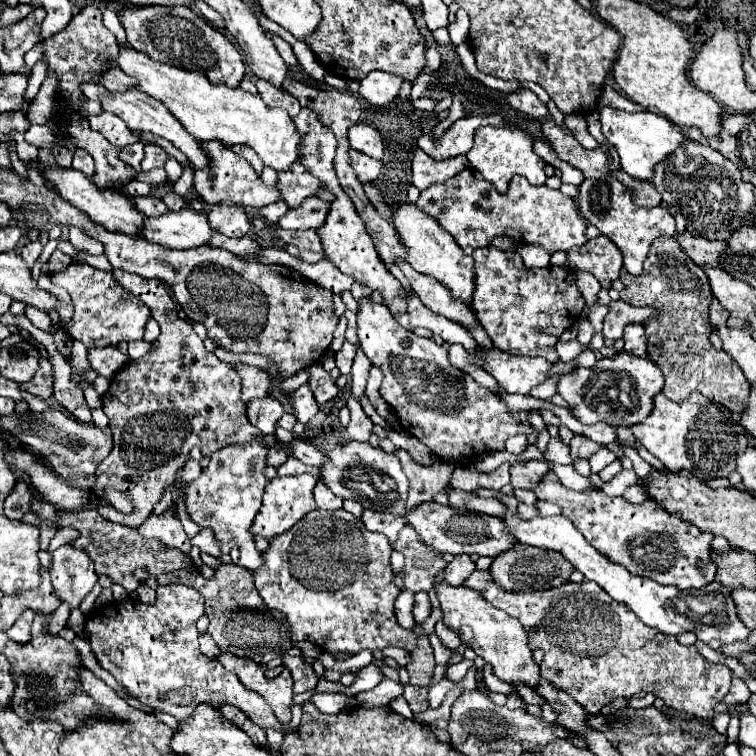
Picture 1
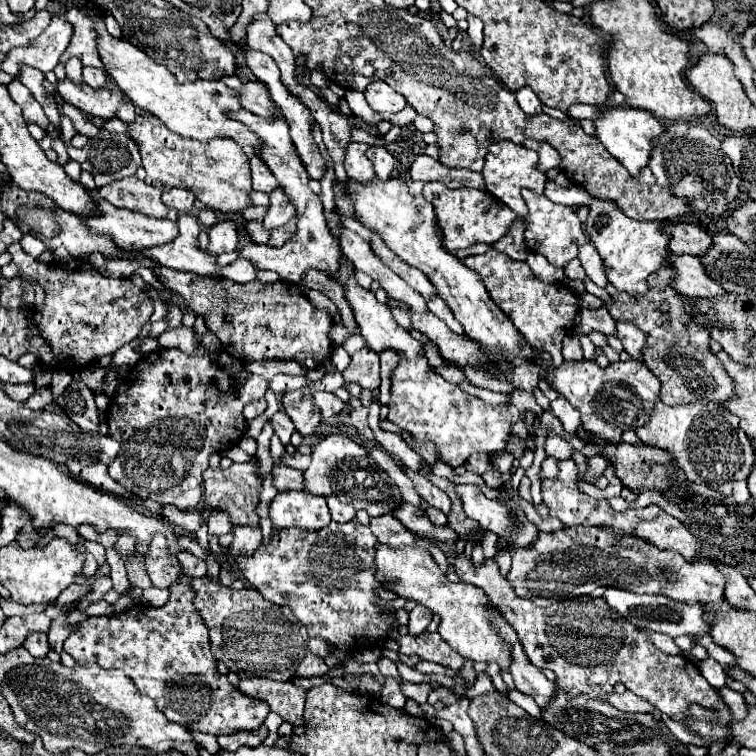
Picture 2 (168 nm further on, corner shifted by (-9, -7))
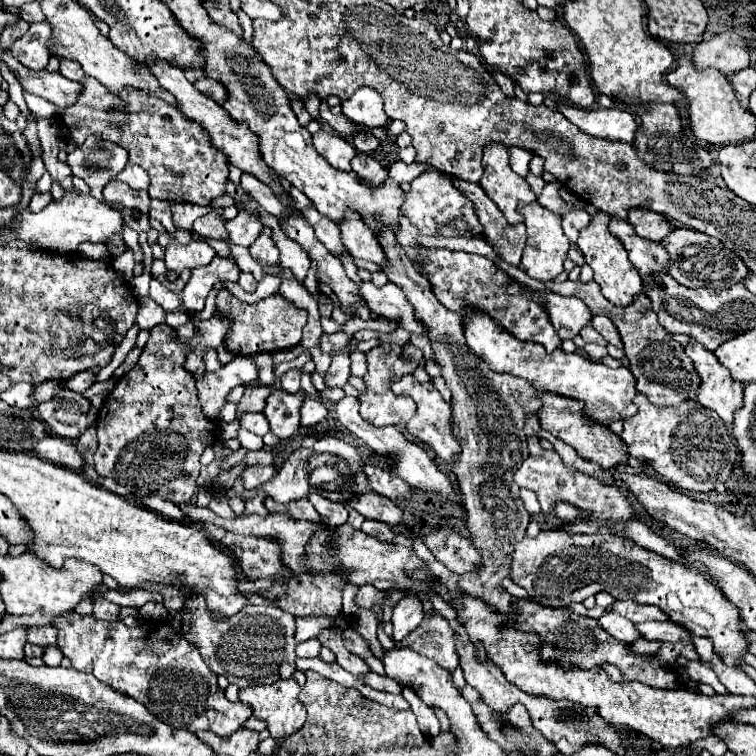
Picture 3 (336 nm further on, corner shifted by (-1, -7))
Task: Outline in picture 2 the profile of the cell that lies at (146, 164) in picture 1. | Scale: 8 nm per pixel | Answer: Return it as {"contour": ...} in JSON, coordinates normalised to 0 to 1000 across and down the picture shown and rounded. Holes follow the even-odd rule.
{"contour":[[[184,152],[179,163],[171,163],[171,173],[176,187],[181,187],[189,208],[189,224],[194,226],[194,234],[202,239],[213,239],[221,250],[224,247],[239,247],[253,250],[266,263],[269,271],[274,271],[282,279],[290,282],[319,282],[324,274],[332,274],[332,226],[329,226],[329,210],[321,202],[321,197],[306,187],[306,184],[279,184],[279,187],[255,187],[245,184],[229,173],[224,173],[208,155],[202,152]]]}

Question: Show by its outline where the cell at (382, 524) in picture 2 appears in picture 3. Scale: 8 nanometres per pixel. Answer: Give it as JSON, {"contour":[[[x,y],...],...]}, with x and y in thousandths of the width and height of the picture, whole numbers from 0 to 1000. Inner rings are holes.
{"contour":[[[480,689],[480,697],[478,702],[483,702],[485,708],[496,710],[496,713],[504,713],[504,716],[517,716],[520,713],[520,702],[515,694],[509,692],[501,692],[501,689]]]}

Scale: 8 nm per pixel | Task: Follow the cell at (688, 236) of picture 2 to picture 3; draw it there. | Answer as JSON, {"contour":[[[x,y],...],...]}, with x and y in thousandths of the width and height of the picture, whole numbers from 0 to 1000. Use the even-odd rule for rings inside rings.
{"contour":[[[840,274],[837,279],[832,279],[832,295],[837,298],[845,313],[853,313],[861,319],[874,319],[890,306],[890,298],[877,284],[866,279],[853,279],[851,274],[848,276]]]}

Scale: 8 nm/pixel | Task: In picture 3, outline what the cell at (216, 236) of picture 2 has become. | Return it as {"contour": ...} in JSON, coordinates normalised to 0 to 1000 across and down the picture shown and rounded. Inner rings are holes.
{"contour":[[[226,316],[218,327],[218,351],[224,358],[231,358],[234,364],[239,364],[242,356],[276,351],[282,340],[284,329],[274,319],[253,319],[247,324],[239,324],[231,316]]]}

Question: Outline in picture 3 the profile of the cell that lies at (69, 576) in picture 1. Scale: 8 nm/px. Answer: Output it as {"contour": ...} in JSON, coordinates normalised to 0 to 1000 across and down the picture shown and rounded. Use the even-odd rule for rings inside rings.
{"contour":[[[60,856],[60,866],[57,866],[57,877],[60,880],[67,880],[67,882],[75,882],[81,877],[83,866],[75,856]]]}

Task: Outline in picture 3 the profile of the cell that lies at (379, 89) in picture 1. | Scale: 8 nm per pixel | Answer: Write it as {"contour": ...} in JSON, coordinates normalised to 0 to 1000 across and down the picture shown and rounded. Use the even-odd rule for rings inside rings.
{"contour":[[[488,115],[472,118],[470,126],[464,131],[459,131],[451,142],[454,142],[454,152],[462,160],[480,165],[485,171],[507,168],[512,163],[512,155],[507,147],[507,134],[504,134],[501,123]]]}

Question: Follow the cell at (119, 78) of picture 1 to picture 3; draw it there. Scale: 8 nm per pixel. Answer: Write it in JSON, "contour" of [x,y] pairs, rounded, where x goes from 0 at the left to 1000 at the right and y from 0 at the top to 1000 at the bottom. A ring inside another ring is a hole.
{"contour":[[[81,78],[81,89],[78,89],[78,97],[81,97],[81,99],[86,99],[89,104],[94,104],[94,107],[107,107],[107,104],[112,102],[112,97],[110,97],[107,86],[97,83],[94,78]]]}

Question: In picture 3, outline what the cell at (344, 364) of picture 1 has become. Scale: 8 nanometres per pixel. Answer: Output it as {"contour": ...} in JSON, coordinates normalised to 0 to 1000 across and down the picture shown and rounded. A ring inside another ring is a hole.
{"contour":[[[470,464],[464,470],[464,496],[472,496],[472,499],[480,499],[485,493],[485,480],[483,480],[483,467],[475,467]]]}

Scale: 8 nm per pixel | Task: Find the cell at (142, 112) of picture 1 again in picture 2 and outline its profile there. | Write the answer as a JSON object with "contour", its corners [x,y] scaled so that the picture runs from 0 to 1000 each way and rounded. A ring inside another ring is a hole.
{"contour":[[[86,104],[86,107],[78,107],[78,123],[89,136],[99,139],[102,144],[115,147],[126,155],[136,155],[136,157],[152,155],[163,134],[163,123],[152,110],[136,118],[123,118],[112,110],[102,112]]]}

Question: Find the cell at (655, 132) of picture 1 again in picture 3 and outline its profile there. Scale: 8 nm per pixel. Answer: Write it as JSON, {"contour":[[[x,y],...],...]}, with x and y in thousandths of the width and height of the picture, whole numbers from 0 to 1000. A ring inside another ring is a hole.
{"contour":[[[737,134],[737,147],[745,149],[755,163],[761,163],[769,173],[795,181],[795,184],[813,184],[837,189],[843,160],[840,152],[827,144],[769,144],[745,134]]]}

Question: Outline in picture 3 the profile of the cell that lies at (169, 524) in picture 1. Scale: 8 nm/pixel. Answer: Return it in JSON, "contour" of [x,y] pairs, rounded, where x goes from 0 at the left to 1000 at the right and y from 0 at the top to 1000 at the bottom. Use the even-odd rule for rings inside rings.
{"contour":[[[94,811],[70,821],[75,829],[75,856],[97,882],[123,890],[134,903],[189,930],[200,946],[234,964],[279,967],[284,972],[306,972],[321,962],[335,946],[332,935],[313,927],[306,930],[287,909],[287,893],[269,877],[261,858],[242,837],[226,835],[221,821],[189,821],[168,829],[163,821],[128,821],[123,813],[107,816]]]}

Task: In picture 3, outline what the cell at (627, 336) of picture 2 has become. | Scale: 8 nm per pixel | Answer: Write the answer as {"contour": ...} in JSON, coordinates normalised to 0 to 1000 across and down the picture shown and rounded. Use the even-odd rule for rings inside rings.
{"contour":[[[784,417],[784,435],[790,438],[790,440],[795,440],[800,448],[803,448],[803,454],[808,454],[808,456],[813,456],[813,459],[824,459],[824,454],[821,454],[821,446],[819,446],[819,440],[813,438],[816,433],[808,427],[808,422],[806,419],[800,419],[800,417]]]}

